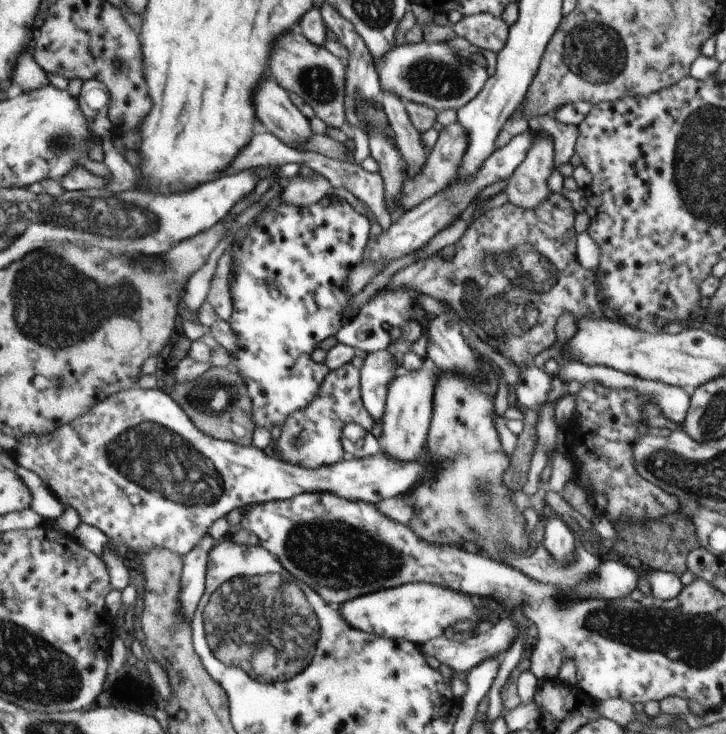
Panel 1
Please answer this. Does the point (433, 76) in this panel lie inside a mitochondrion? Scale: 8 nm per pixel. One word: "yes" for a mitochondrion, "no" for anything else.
yes

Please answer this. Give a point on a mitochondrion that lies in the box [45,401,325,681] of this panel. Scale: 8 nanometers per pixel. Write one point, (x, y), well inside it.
(157, 458)

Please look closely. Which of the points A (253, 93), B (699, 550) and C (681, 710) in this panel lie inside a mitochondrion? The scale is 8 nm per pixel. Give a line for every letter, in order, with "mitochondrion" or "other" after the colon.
A: other
B: other
C: other

